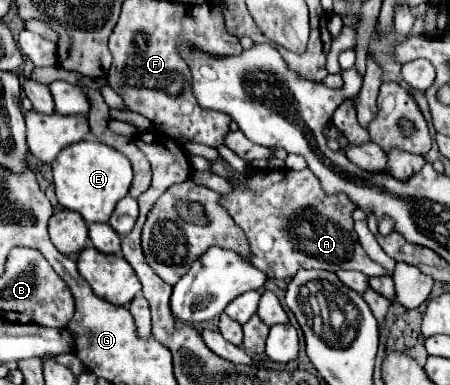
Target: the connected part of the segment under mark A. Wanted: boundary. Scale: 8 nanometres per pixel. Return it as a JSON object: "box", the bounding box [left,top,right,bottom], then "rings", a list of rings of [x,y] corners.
{"box":[211,157,387,279],"rings":[[[219,157],[211,161],[211,173],[221,175],[233,185],[229,195],[221,195],[221,205],[247,235],[251,263],[269,279],[287,279],[299,269],[355,269],[369,277],[387,275],[387,271],[363,251],[353,231],[353,211],[357,207],[353,207],[345,195],[325,195],[319,179],[309,169],[247,169],[239,173]]]}

